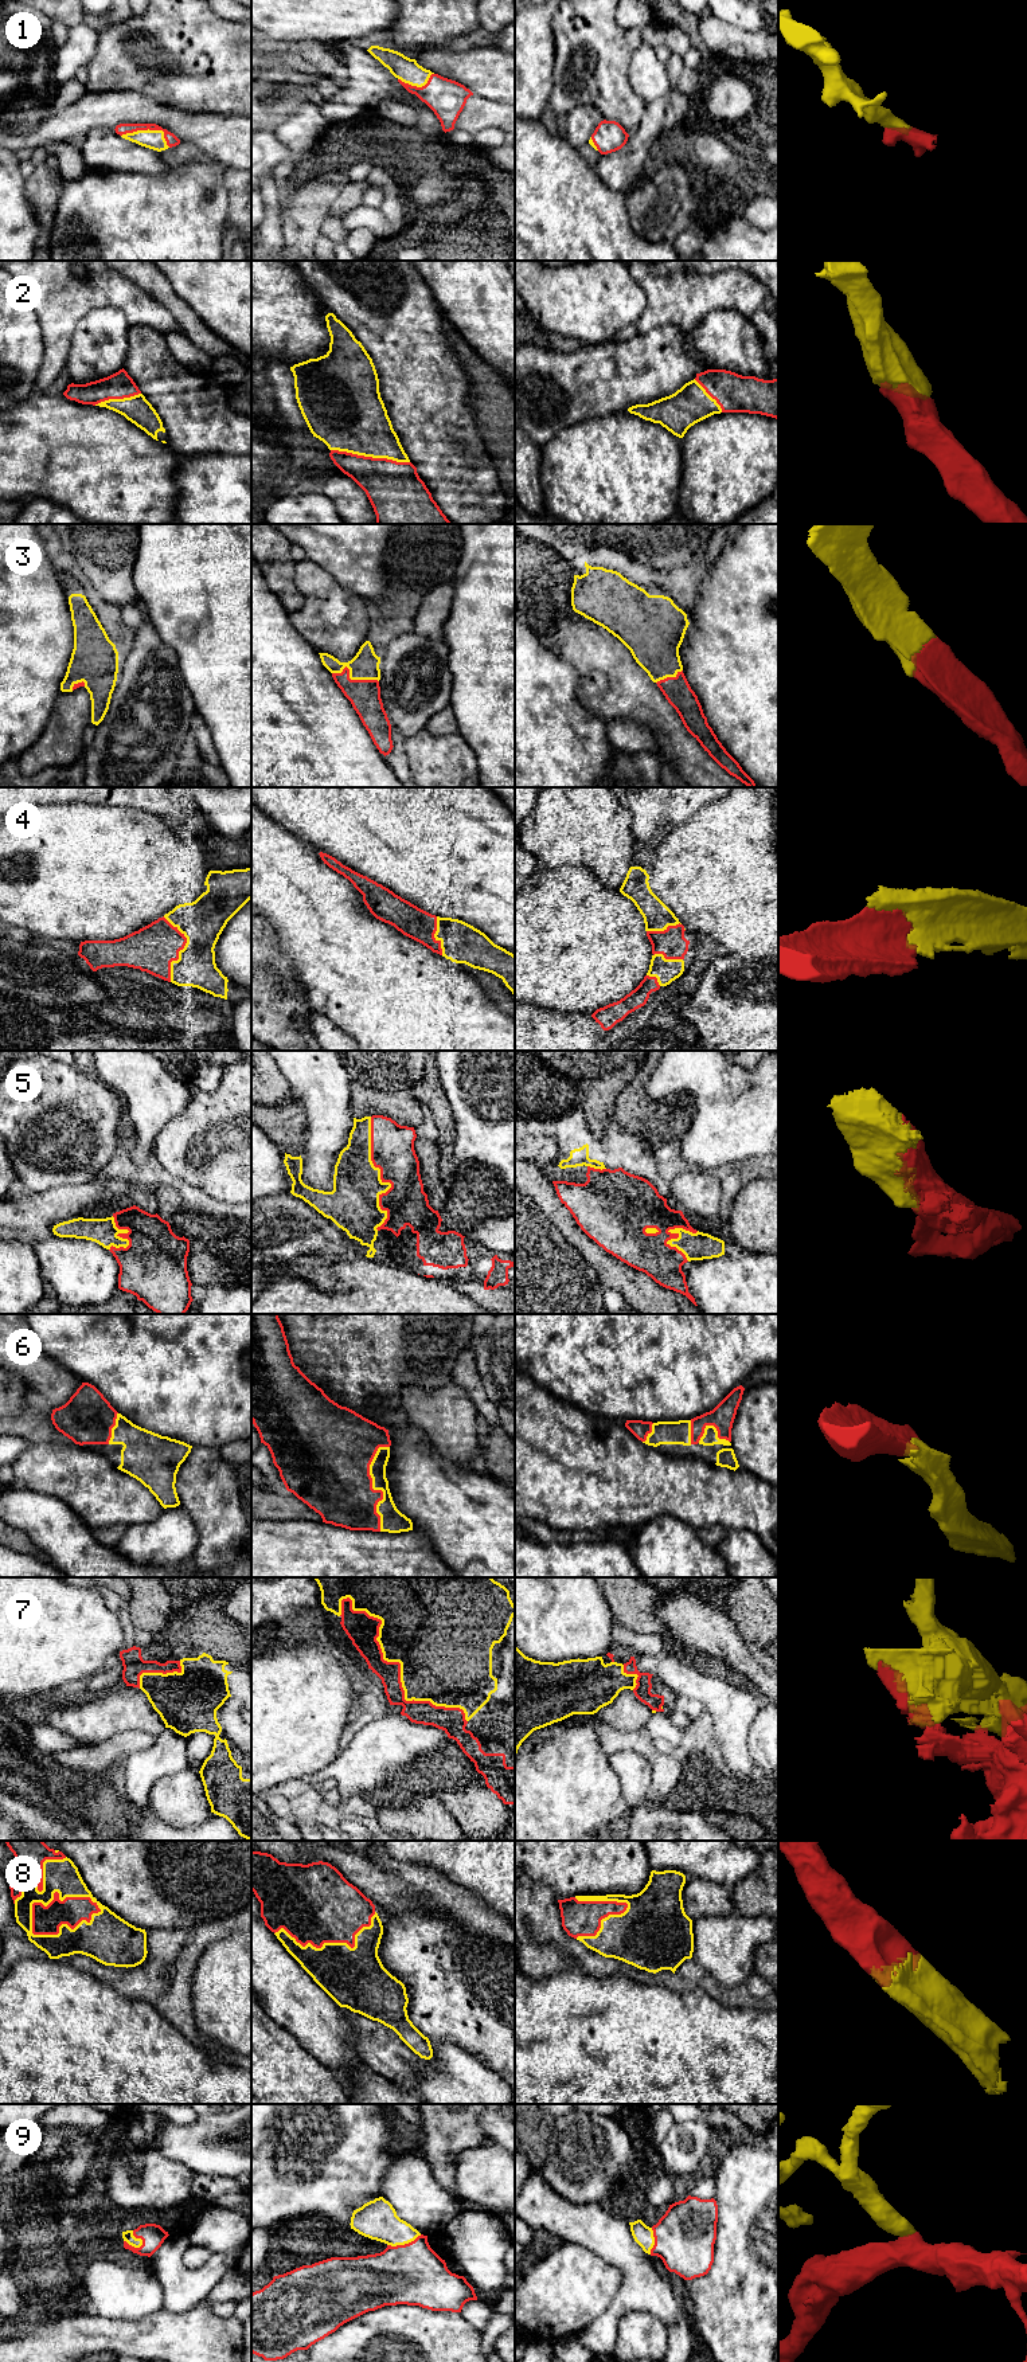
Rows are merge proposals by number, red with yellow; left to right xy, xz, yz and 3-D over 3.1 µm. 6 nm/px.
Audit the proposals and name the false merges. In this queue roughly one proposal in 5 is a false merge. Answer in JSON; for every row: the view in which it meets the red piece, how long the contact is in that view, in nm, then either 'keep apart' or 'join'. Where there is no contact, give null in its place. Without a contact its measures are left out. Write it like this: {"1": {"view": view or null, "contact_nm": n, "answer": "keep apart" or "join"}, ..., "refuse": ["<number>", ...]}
{"1": {"view": "xy", "contact_nm": 300, "answer": "join"}, "2": {"view": "xz", "contact_nm": 480, "answer": "join"}, "3": {"view": "xz", "contact_nm": 280, "answer": "join"}, "4": {"view": "xy", "contact_nm": 400, "answer": "join"}, "5": {"view": "xz", "contact_nm": 700, "answer": "join"}, "6": {"view": "xz", "contact_nm": 500, "answer": "join"}, "7": {"view": "xz", "contact_nm": 1050, "answer": "join"}, "8": {"view": "xy", "contact_nm": 440, "answer": "join"}, "9": {"view": "xy", "contact_nm": 120, "answer": "join"}, "refuse": []}

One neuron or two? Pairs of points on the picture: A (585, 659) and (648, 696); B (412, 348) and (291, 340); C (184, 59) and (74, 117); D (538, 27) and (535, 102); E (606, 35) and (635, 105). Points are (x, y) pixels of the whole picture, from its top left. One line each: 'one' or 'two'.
A: one
B: two
C: two
D: one
E: one

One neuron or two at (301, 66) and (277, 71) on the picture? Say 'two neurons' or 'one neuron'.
two neurons

